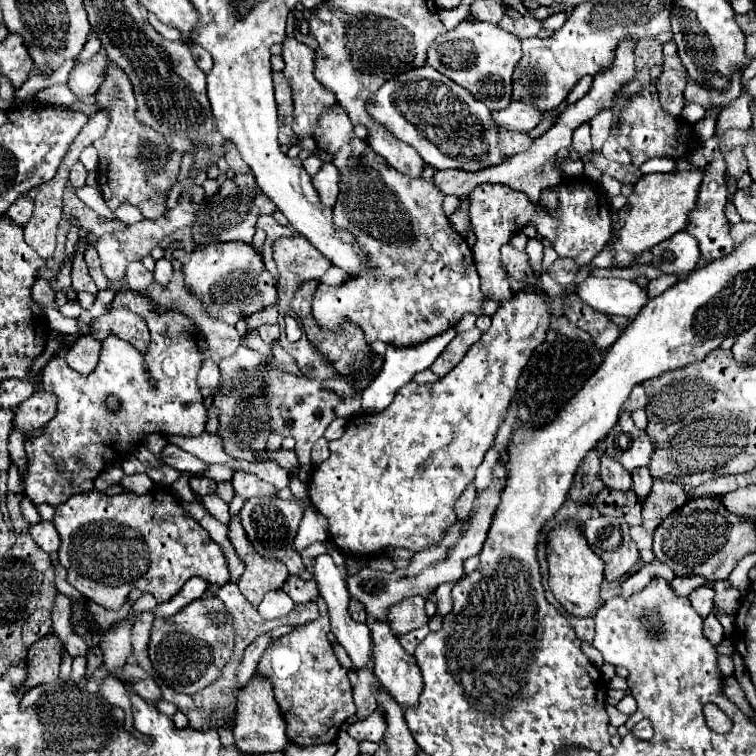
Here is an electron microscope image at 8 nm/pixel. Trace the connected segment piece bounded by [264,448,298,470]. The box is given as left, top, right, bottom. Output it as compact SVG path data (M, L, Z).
M280 448L278 452L264 452L264 460L278 460L278 464L284 466L286 470L298 466L294 450L284 450L284 448Z

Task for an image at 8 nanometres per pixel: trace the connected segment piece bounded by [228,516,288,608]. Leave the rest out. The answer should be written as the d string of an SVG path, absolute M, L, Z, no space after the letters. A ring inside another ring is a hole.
M238 516L228 522L228 540L232 542L238 558L246 564L244 574L238 580L240 592L256 608L268 590L280 590L288 578L288 568L276 558L258 556L240 524Z

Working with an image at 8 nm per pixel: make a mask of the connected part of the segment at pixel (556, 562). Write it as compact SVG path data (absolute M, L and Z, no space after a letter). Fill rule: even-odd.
M576 524L556 526L548 534L548 570L550 570L550 590L562 608L576 618L594 618L600 608L600 584L604 580L604 562L586 546L586 538Z

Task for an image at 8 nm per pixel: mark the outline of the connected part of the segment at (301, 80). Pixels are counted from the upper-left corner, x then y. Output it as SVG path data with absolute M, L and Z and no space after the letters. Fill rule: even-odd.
M288 38L288 42L284 42L284 46L282 46L282 58L286 62L284 76L290 82L292 100L294 100L294 124L292 124L292 130L302 140L302 138L314 134L314 128L318 126L322 112L330 110L336 104L336 98L334 98L332 92L324 90L320 86L320 82L316 82L316 78L314 78L314 70L316 70L316 66L314 66L314 50L310 50L306 44L298 42L296 38Z

